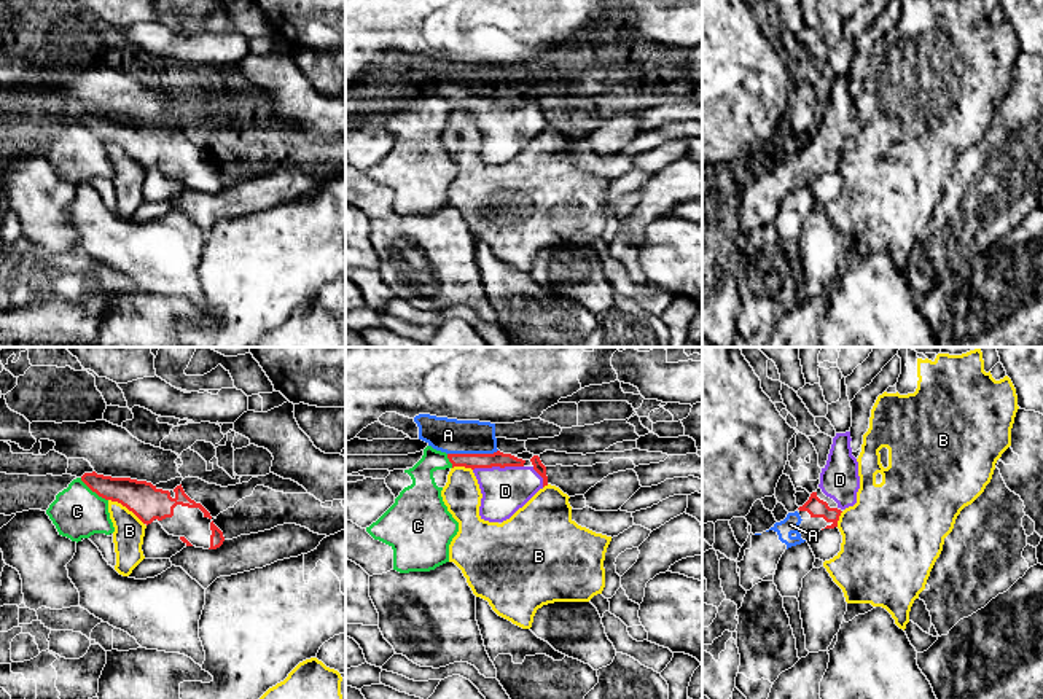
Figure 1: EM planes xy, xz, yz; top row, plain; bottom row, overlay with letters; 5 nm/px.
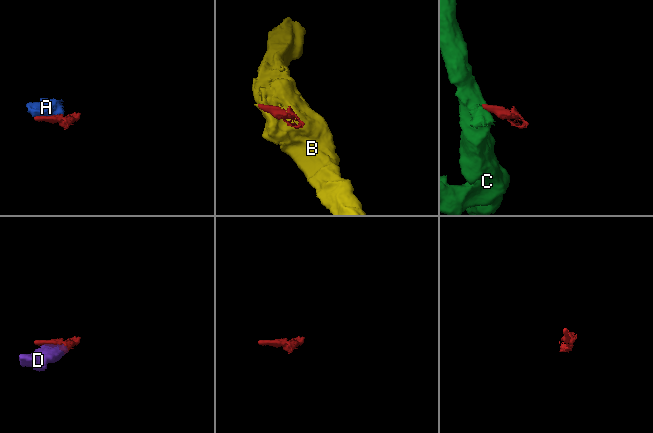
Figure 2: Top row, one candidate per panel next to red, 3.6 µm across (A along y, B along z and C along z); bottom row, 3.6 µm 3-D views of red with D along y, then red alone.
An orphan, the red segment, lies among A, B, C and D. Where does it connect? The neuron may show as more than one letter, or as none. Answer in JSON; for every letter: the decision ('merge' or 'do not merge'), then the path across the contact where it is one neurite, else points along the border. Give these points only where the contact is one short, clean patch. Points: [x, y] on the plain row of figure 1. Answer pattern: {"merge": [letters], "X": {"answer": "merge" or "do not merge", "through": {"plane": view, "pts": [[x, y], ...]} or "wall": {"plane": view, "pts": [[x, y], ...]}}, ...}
{"merge": ["A", "D"], "A": {"answer": "merge"}, "B": {"answer": "do not merge"}, "C": {"answer": "do not merge", "wall": {"plane": "xy", "pts": [[80, 121], [107, 144]]}}, "D": {"answer": "merge", "through": {"plane": "xz", "pts": [[497, 102], [497, 109], [505, 134]]}}}

